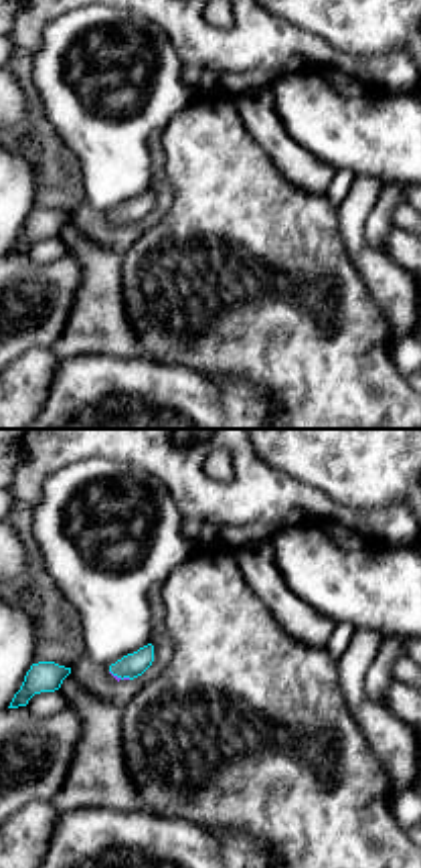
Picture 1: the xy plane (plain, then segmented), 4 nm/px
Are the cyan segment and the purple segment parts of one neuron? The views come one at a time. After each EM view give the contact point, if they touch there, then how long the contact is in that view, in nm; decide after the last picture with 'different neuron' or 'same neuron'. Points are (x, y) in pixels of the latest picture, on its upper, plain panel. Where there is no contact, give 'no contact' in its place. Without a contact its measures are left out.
contact (120, 223); length 90 nm

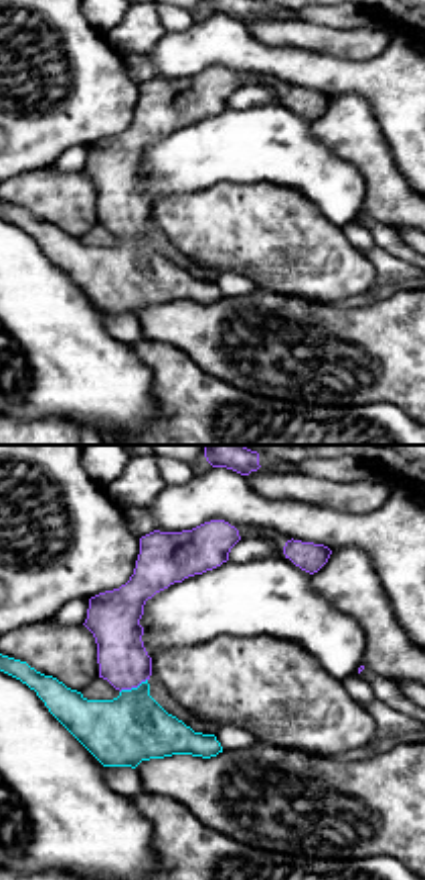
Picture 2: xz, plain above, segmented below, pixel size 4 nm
contact (132, 235); length 130 nm

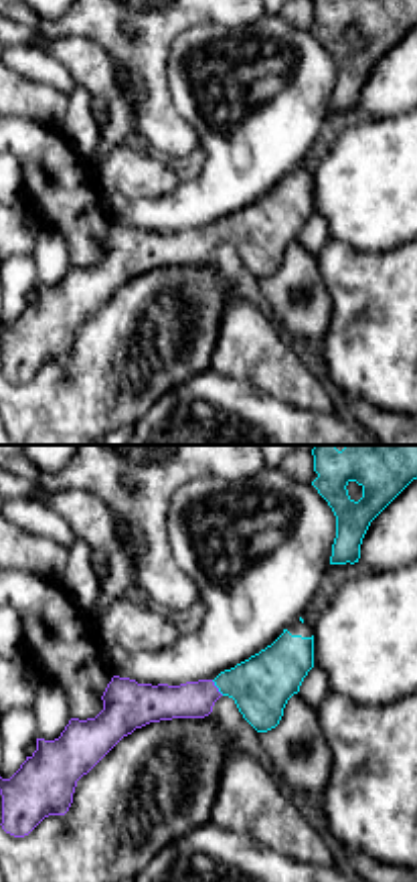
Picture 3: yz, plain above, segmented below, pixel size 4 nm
contact (217, 233); length 80 nm

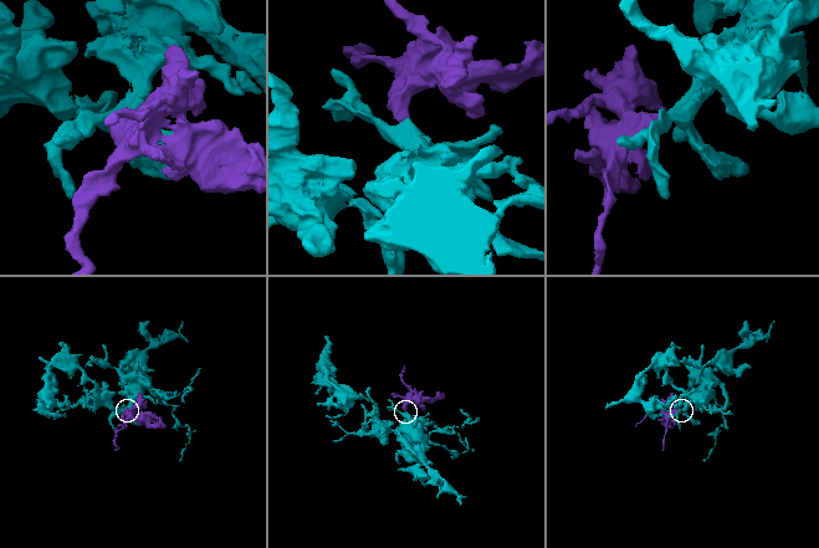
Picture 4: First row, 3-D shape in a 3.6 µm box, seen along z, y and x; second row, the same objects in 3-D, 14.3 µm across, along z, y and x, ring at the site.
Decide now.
same neuron

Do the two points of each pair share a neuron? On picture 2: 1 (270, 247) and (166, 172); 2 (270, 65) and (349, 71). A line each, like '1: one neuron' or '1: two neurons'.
1: two neurons
2: one neuron

